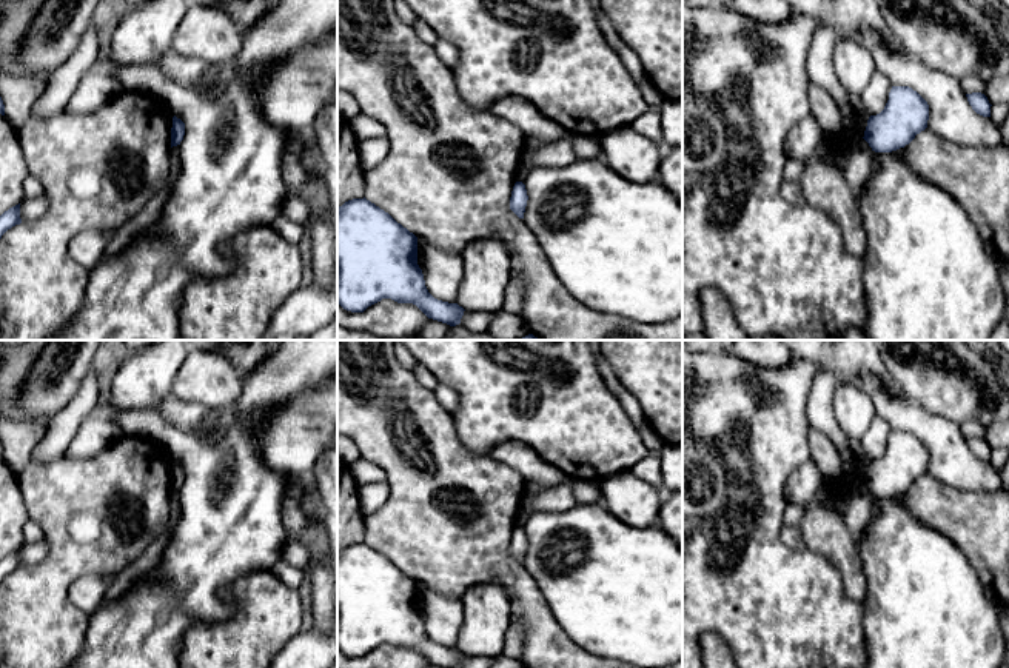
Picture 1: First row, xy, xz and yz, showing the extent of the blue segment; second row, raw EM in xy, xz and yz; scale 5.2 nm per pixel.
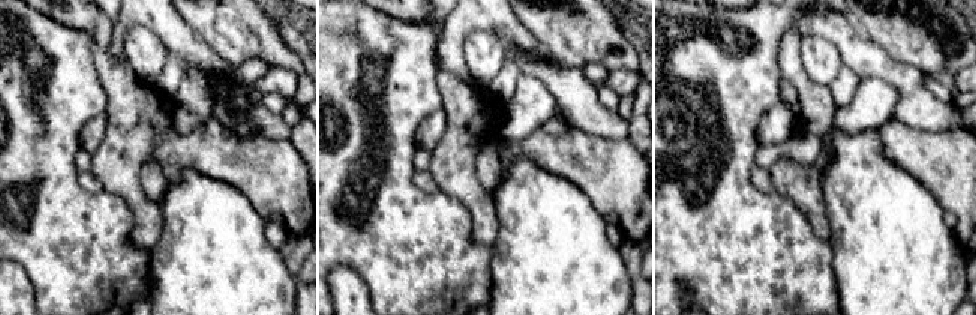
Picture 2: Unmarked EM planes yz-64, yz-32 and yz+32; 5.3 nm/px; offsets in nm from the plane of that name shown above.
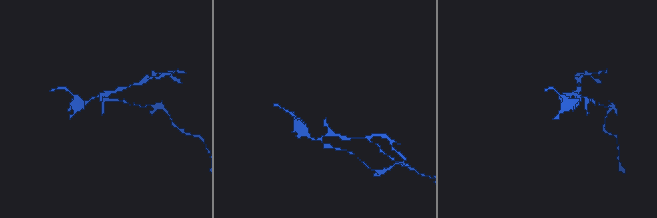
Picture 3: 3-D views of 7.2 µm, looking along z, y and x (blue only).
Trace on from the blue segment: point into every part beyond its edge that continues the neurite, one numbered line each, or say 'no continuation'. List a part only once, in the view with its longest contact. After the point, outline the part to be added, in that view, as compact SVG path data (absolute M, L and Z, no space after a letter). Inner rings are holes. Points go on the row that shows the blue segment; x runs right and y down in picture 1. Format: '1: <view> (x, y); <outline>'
no continuation

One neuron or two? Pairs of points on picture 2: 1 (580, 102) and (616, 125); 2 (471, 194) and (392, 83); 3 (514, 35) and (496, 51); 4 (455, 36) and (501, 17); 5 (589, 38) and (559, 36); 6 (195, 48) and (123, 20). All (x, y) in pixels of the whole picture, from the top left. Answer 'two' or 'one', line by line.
1: one
2: two
3: two
4: one
5: one
6: one

